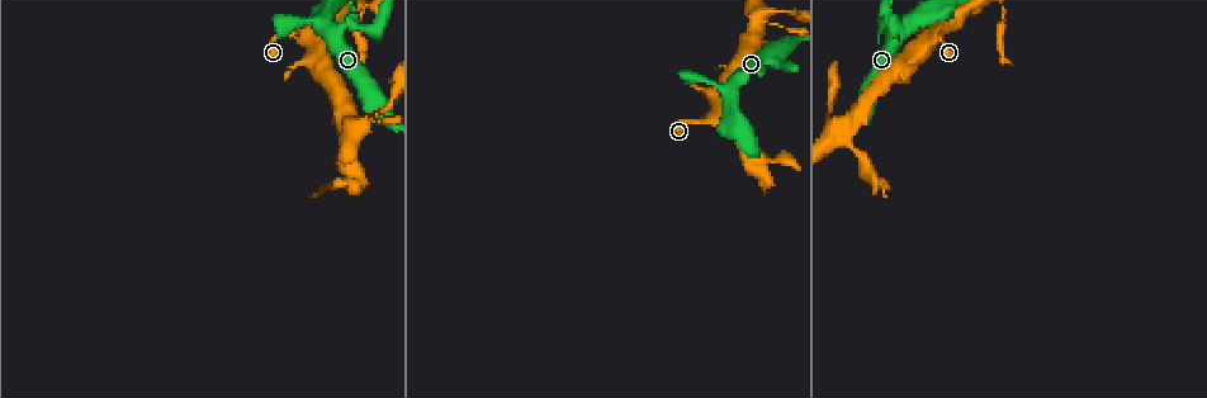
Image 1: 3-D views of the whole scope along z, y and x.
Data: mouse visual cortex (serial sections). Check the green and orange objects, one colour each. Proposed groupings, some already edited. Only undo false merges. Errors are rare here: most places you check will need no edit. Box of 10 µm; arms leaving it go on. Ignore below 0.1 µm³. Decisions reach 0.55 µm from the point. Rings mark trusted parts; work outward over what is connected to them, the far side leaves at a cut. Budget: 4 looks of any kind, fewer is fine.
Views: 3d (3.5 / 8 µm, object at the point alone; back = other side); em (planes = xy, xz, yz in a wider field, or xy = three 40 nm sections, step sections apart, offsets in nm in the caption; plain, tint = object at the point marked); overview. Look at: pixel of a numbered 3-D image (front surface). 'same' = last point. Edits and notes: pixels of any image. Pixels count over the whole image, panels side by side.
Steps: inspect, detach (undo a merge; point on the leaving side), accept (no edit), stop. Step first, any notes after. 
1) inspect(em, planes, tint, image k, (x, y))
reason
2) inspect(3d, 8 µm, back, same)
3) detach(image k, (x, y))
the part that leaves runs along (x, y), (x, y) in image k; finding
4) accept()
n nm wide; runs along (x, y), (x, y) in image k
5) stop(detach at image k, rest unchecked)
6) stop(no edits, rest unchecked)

inspect(3d, 3.5 µm, image 1, (885, 17))
thick turns thin

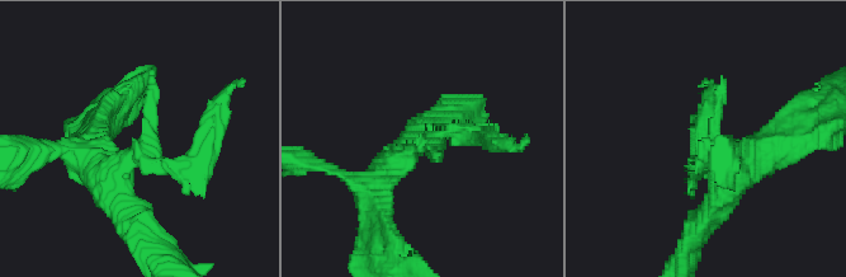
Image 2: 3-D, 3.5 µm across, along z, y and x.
inspect(em, xy, step 3, tint, image 2, (421, 143))

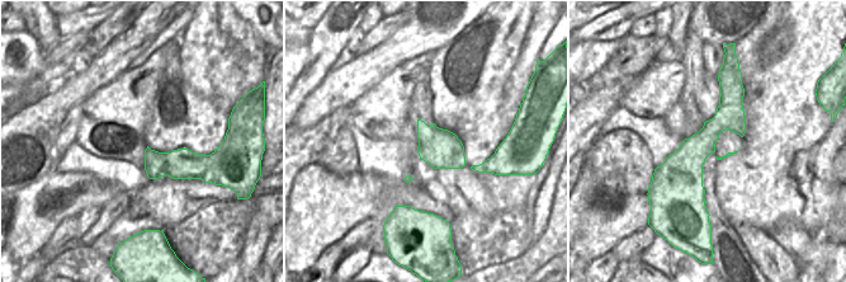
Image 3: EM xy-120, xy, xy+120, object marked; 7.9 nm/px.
accept()
runs along (121, 210), (105, 187), (137, 159), (156, 97) in image 2; one cell here

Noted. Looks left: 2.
inspect(3d, 3.5 µm, image 1, (754, 29))
narrows sharply

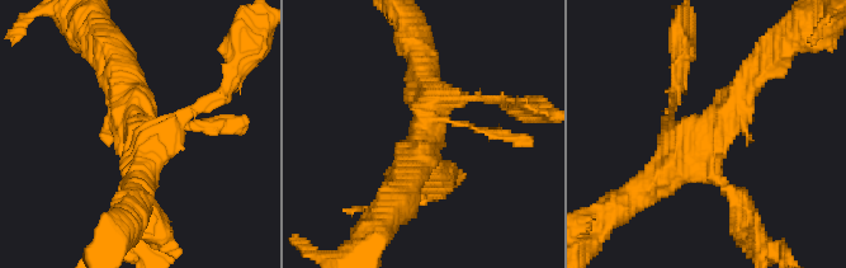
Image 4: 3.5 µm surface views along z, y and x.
inspect(em, xy, step 2, tint, image 4, (142, 144))
need the tissue

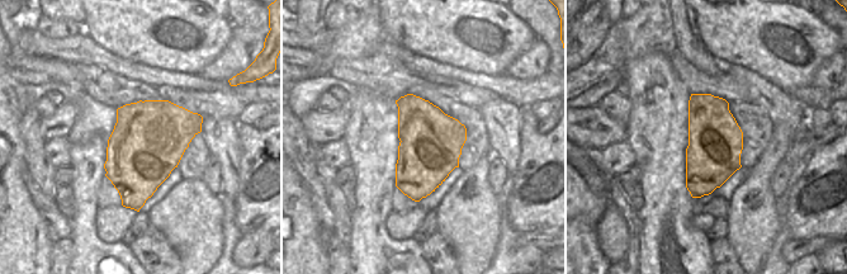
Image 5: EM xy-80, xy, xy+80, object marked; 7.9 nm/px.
accept()
runs along (121, 75), (140, 130), (140, 208) in image 4; continuous, no second cell

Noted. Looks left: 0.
stop(no edits, rest unchecked)

